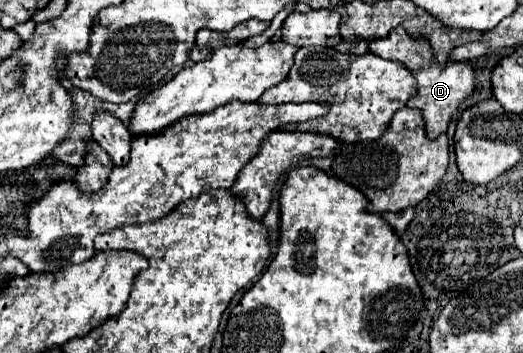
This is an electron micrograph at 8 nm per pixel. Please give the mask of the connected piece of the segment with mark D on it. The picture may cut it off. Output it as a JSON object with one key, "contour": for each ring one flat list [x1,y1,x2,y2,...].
{"contour":[[403,27,391,29,391,33,383,39,371,41,371,53,391,59,391,61,401,61,411,69,417,77,417,95,411,97,407,103,409,107,417,107,423,111,423,119,427,125,427,137,435,139,441,133,447,131,453,113,459,109,463,101,467,101,473,95,475,89,475,65,469,61,451,61,445,65,439,65,435,61,435,53,431,53,431,45,427,45,427,37,409,37,409,33]]}

